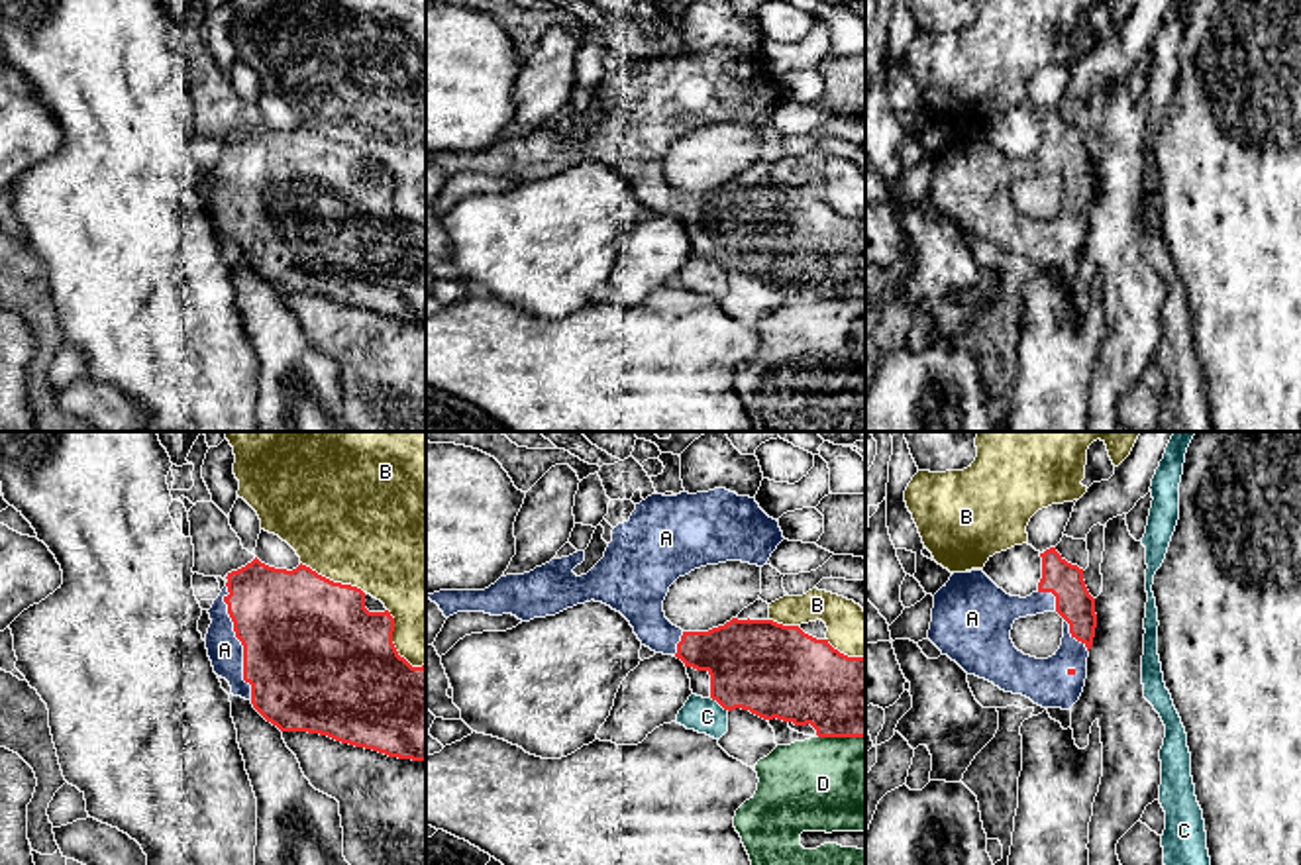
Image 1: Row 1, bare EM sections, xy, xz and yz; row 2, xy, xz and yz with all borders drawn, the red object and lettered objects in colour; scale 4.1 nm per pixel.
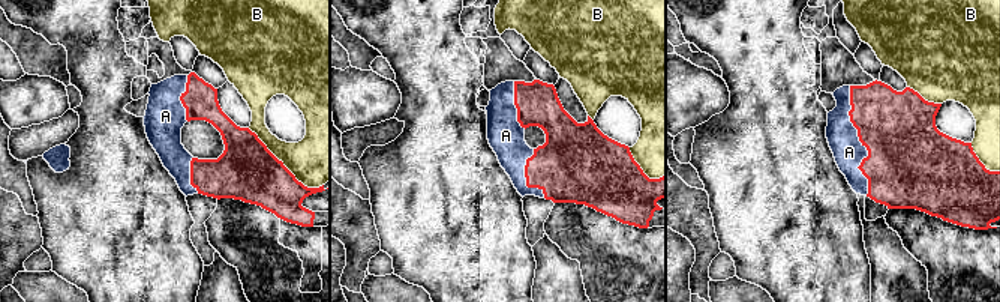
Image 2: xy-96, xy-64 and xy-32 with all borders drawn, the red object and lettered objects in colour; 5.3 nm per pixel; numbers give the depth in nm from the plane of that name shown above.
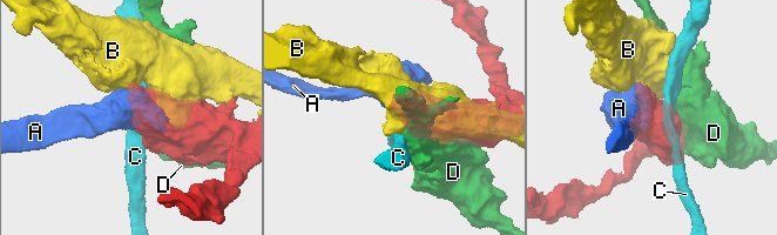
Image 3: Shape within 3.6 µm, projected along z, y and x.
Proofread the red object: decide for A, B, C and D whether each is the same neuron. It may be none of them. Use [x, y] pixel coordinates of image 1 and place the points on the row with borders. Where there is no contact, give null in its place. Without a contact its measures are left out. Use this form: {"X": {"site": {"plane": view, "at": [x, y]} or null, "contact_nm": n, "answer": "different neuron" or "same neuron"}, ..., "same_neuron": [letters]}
{"A": {"site": {"plane": "xy", "at": [236, 636]}, "contact_nm": 500, "answer": "same neuron"}, "B": {"site": {"plane": "xy", "at": [332, 581]}, "contact_nm": 300, "answer": "different neuron"}, "C": {"site": {"plane": "xz", "at": [721, 705]}, "contact_nm": 100, "answer": "different neuron"}, "D": {"site": {"plane": "xz", "at": [842, 736]}, "contact_nm": 190, "answer": "different neuron"}, "same_neuron": ["A"]}

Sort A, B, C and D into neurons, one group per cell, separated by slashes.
A / B / C / D

